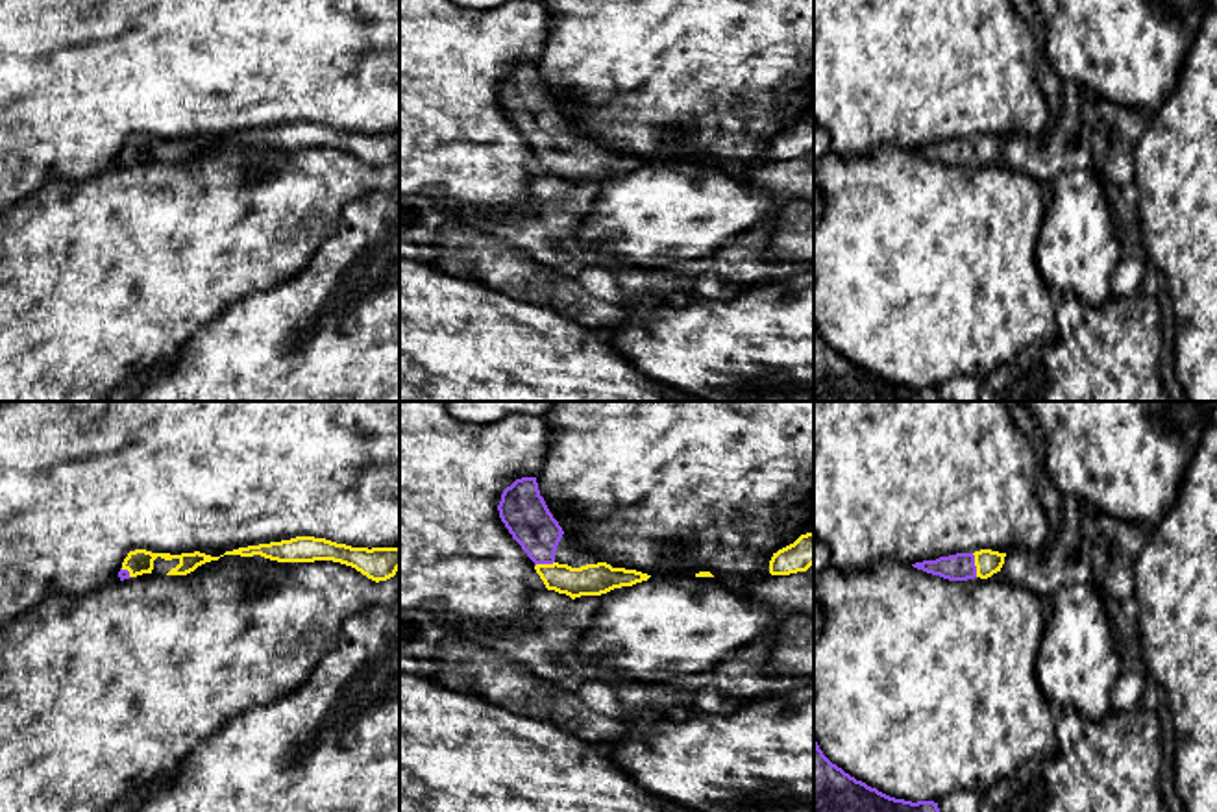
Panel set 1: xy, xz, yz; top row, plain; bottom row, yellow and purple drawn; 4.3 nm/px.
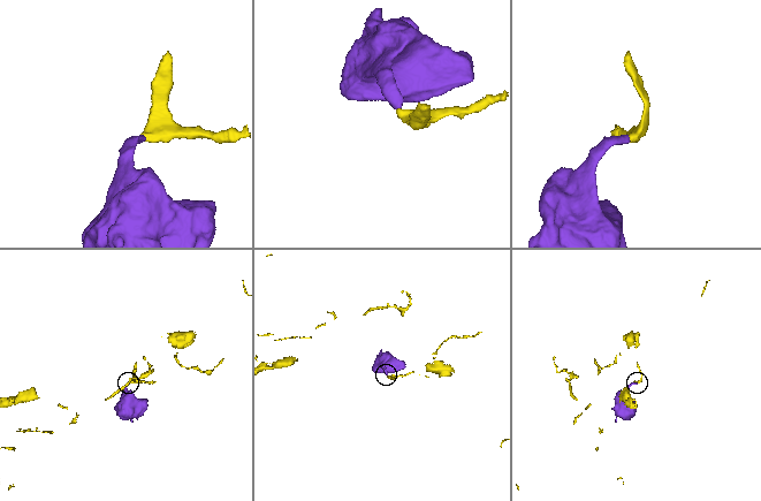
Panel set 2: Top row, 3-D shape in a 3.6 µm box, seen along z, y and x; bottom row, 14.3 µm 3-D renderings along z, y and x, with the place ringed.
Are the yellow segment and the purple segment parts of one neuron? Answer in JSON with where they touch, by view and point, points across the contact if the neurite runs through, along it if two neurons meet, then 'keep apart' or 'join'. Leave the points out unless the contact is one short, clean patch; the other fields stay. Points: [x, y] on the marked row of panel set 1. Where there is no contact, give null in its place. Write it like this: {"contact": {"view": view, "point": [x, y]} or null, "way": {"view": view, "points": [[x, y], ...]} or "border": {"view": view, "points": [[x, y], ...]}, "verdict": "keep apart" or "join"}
{"contact": {"view": "yz", "point": [975, 565]}, "way": {"view": "yz", "points": [[986, 561], [975, 565], [960, 566]]}, "verdict": "join"}

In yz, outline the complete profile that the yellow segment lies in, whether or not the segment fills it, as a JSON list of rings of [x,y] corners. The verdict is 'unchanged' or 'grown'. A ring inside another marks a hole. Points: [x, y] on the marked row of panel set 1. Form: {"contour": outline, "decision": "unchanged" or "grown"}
{"contour": [[[980,549],[975,553],[956,553],[936,560],[923,560],[912,566],[949,581],[988,579],[1001,572],[1004,557],[1006,553]]], "decision": "grown"}

